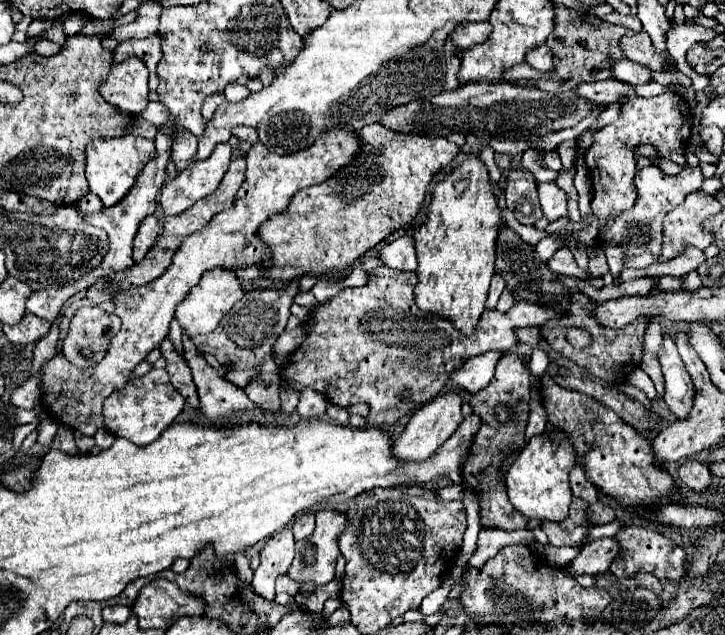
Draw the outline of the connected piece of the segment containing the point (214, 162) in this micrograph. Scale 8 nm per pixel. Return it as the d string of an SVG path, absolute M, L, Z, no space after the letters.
M218 144L206 160L192 162L184 172L180 172L166 186L162 186L158 194L158 204L164 210L164 214L182 214L194 202L212 194L228 170L230 156L230 144Z

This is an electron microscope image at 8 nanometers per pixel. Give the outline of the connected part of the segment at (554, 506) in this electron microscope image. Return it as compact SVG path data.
M542 434L534 436L522 452L516 456L514 464L508 470L506 476L506 490L508 500L512 500L512 506L526 518L540 518L550 522L562 522L568 516L568 506L572 500L568 474L574 468L574 456L572 448L568 448L568 440L564 436L552 436Z

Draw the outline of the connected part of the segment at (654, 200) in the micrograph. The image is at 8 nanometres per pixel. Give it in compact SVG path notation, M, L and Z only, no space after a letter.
M644 166L642 170L636 172L636 188L638 188L638 198L632 210L622 212L620 216L612 216L606 224L606 228L600 234L600 242L606 244L608 240L616 240L624 244L626 256L624 256L624 266L628 268L646 268L652 262L658 262L660 256L660 246L662 246L662 222L664 216L682 204L684 196L688 192L694 192L702 186L704 176L700 168L684 168L678 176L668 176L664 174L658 166Z

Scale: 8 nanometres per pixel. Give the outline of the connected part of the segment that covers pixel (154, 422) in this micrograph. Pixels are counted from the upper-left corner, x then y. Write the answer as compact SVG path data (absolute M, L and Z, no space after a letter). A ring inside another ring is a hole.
M152 368L142 378L130 380L122 390L112 392L104 402L104 426L120 438L128 438L136 446L152 444L184 408L182 394L170 384L164 370Z

